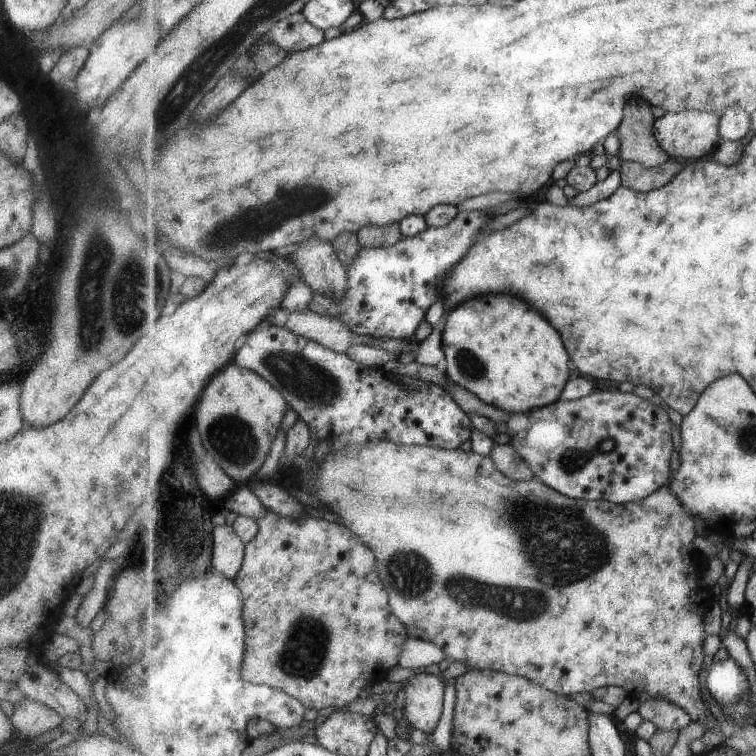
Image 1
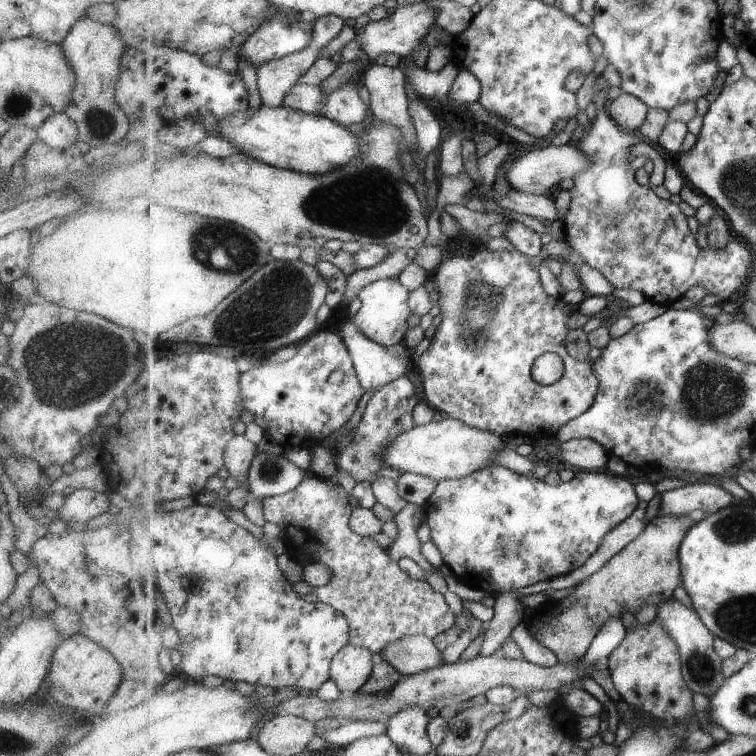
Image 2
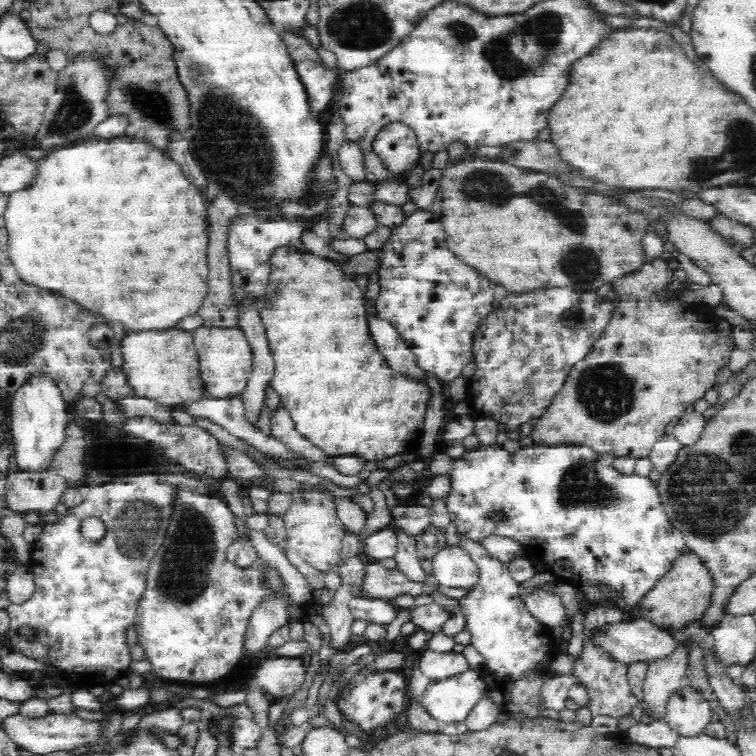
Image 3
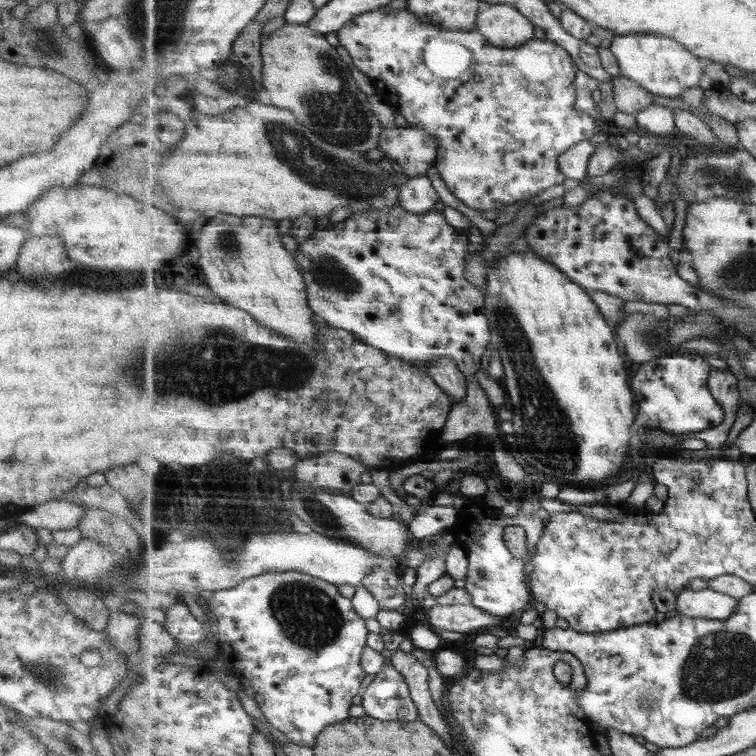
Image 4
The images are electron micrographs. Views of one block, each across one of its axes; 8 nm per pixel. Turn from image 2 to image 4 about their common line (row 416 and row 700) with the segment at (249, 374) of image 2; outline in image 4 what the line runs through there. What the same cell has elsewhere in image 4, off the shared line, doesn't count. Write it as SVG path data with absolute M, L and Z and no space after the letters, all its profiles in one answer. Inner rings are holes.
M289 571L248 578L236 588L212 593L213 596L207 602L209 604L208 611L218 621L217 642L220 645L222 655L229 660L228 667L240 680L242 691L249 694L258 703L262 714L274 728L284 732L295 744L311 748L316 745L319 733L322 730L327 729L332 724L343 722L350 717L351 700L353 700L355 694L359 694L361 683L368 677L362 666L362 654L363 649L367 646L366 642L370 632L367 630L365 619L353 610L353 604L351 604L349 598L339 594L339 588L336 585L313 575Z

